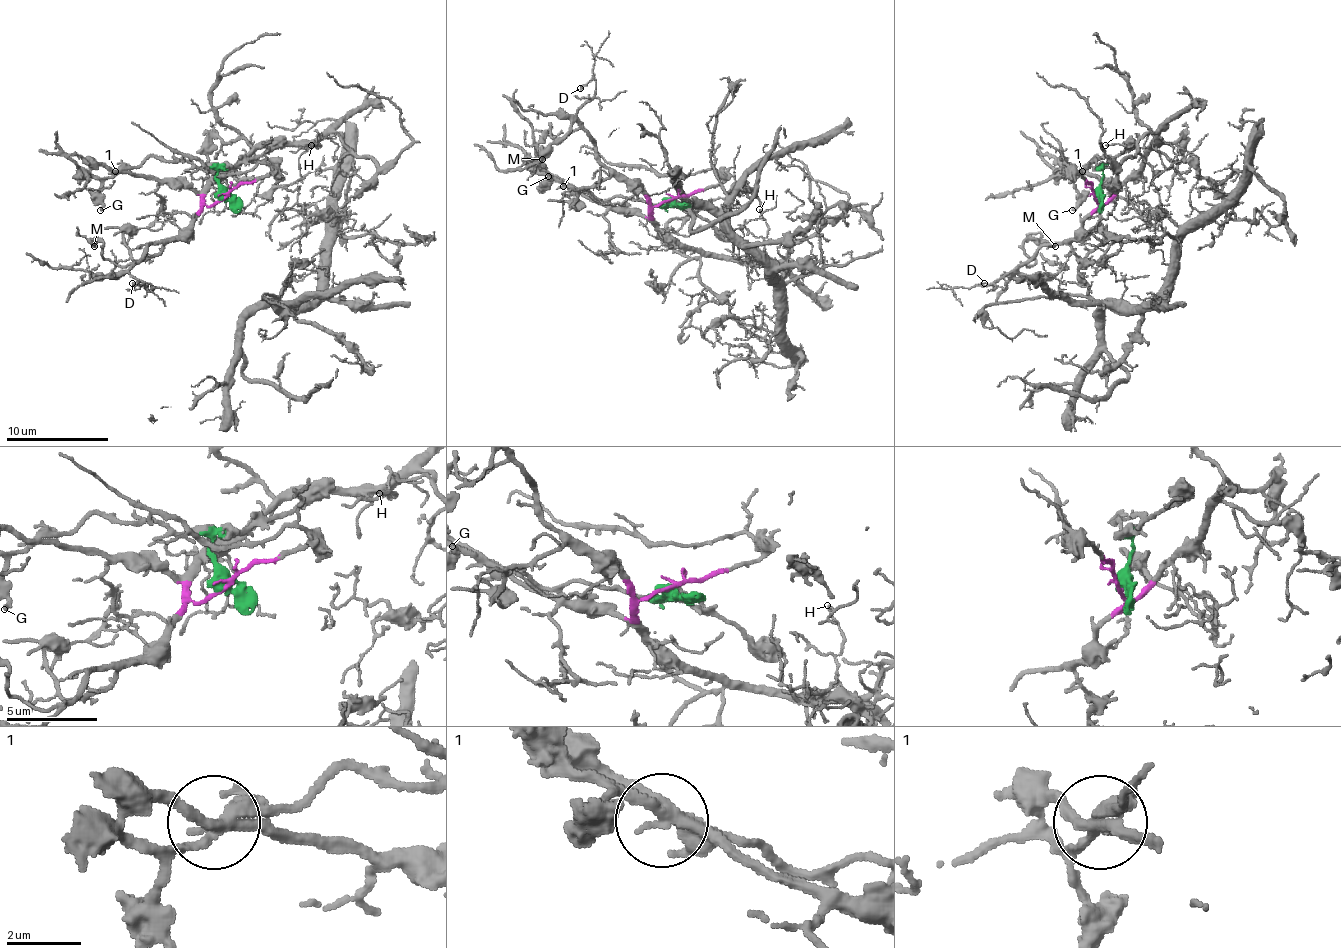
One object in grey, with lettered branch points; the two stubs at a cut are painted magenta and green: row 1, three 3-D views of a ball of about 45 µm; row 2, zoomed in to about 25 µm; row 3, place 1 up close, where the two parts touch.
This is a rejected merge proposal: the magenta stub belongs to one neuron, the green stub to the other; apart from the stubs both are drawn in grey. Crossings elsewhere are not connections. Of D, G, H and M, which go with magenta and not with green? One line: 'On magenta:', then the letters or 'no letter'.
On magenta: D, H, M

